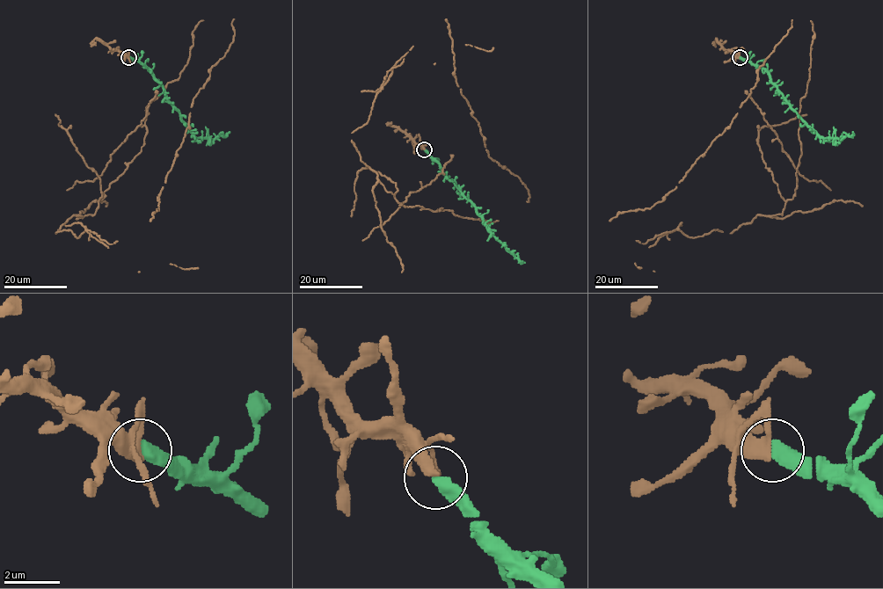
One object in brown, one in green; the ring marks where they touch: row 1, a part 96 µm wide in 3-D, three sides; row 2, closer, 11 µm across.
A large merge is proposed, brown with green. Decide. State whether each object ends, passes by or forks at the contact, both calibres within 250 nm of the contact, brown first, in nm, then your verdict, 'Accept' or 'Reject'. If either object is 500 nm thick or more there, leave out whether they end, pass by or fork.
At the ring brown passes by. At the ring green ends. Thickness 380 nm (brown) against 480 nm. Accept

